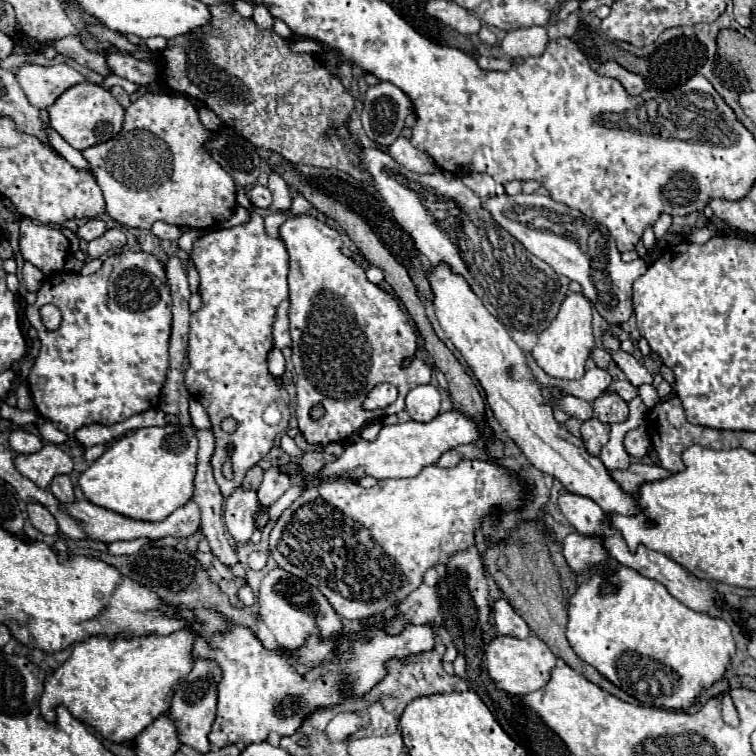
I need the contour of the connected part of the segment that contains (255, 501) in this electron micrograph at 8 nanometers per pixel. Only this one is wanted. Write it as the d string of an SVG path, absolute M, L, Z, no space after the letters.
M237 488L225 500L223 518L225 518L227 530L235 538L235 542L245 544L251 540L257 512L259 512L259 498L257 498L255 490Z

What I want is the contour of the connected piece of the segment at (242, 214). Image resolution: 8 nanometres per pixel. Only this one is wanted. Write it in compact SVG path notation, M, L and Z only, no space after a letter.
M237 208L237 210L235 210L235 214L233 214L229 220L225 220L225 222L221 224L221 228L233 228L233 226L245 224L245 222L249 222L249 220L251 220L249 210L247 210L247 208Z

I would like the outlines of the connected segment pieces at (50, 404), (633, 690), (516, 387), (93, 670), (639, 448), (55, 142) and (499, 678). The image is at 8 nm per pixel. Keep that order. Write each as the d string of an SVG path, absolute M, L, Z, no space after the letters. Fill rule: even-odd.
M125 252L117 262L127 260L131 264L131 282L129 290L119 290L119 284L113 282L113 264L115 258L107 258L95 274L83 276L73 272L61 272L47 276L43 286L37 292L37 302L27 308L27 318L35 326L41 338L39 356L29 372L29 388L35 400L39 414L53 422L55 428L65 432L69 440L75 440L75 430L87 424L105 424L123 422L135 414L141 414L159 404L161 386L169 368L169 336L171 336L171 294L165 278L165 270L153 254L147 252ZM43 304L55 304L61 310L61 304L71 306L71 310L61 310L63 322L57 330L47 330L41 322L39 308Z
M615 566L611 572L611 582L617 584L617 592L599 596L601 582L603 574L595 572L569 600L567 640L581 660L591 664L595 670L599 670L599 674L603 674L623 692L637 698L641 704L669 710L691 708L705 688L723 678L735 654L733 628L727 620L711 618L687 608L683 602L673 598L661 582L645 578L627 566Z
M445 262L431 266L427 276L433 290L435 316L443 332L475 372L495 418L519 444L527 460L541 472L559 478L565 490L595 500L605 514L637 514L639 506L635 498L621 490L603 462L585 450L581 438L575 438L565 430L565 426L557 424L551 406L541 394L541 386L535 382L535 376L527 366L525 354L511 340L507 328L485 308L467 280L461 274L455 274Z
M189 628L177 630L177 632L169 634L169 636L155 636L155 634L153 634L153 636L139 636L139 638L131 638L131 640L117 638L117 636L115 636L115 638L93 636L93 638L89 638L89 640L83 640L83 642L79 642L79 644L73 646L71 656L45 680L45 692L43 692L43 696L41 696L41 714L43 714L43 718L45 718L47 722L55 722L55 706L65 706L77 720L81 720L81 722L85 722L87 726L95 728L104 739L117 742L117 744L119 744L119 742L129 742L129 740L133 740L141 730L145 730L155 718L159 718L161 714L165 714L165 712L169 710L173 692L175 692L177 686L183 682L183 678L191 672L191 666L193 666L193 654L191 654L193 642L195 642L195 634L193 634Z
M639 426L639 428L629 430L625 434L625 450L635 458L643 458L647 454L649 444L651 444L651 440L649 440L649 434L647 434L645 426Z
M41 110L41 118L43 118L43 126L45 126L45 130L47 130L47 138L49 138L51 146L53 146L67 162L71 162L75 168L89 168L89 162L81 156L81 152L75 150L73 146L69 146L69 144L49 126L49 114L47 114L47 110Z
M535 634L525 640L511 636L495 636L485 648L485 666L491 680L497 684L497 688L517 696L543 688L549 682L549 672L555 666L555 662L557 658L549 650L549 646Z

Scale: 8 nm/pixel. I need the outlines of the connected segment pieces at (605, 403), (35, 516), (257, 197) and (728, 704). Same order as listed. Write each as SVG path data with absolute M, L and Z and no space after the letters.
M605 390L599 398L595 398L593 412L595 412L595 418L605 424L625 422L629 416L627 402L623 402L623 398L619 398L619 394L609 392L609 390Z
M27 504L27 514L29 514L31 524L33 524L39 532L49 534L49 536L55 536L55 534L59 532L57 520L53 518L53 514L51 514L47 508L43 508L43 506L39 506L39 504Z
M253 186L251 190L249 190L249 200L255 204L255 206L259 206L259 208L269 208L271 206L271 192L269 192L269 188L267 186Z
M724 693L721 697L722 702L722 718L725 723L730 726L737 726L740 723L738 712L733 706L733 700L728 693Z

